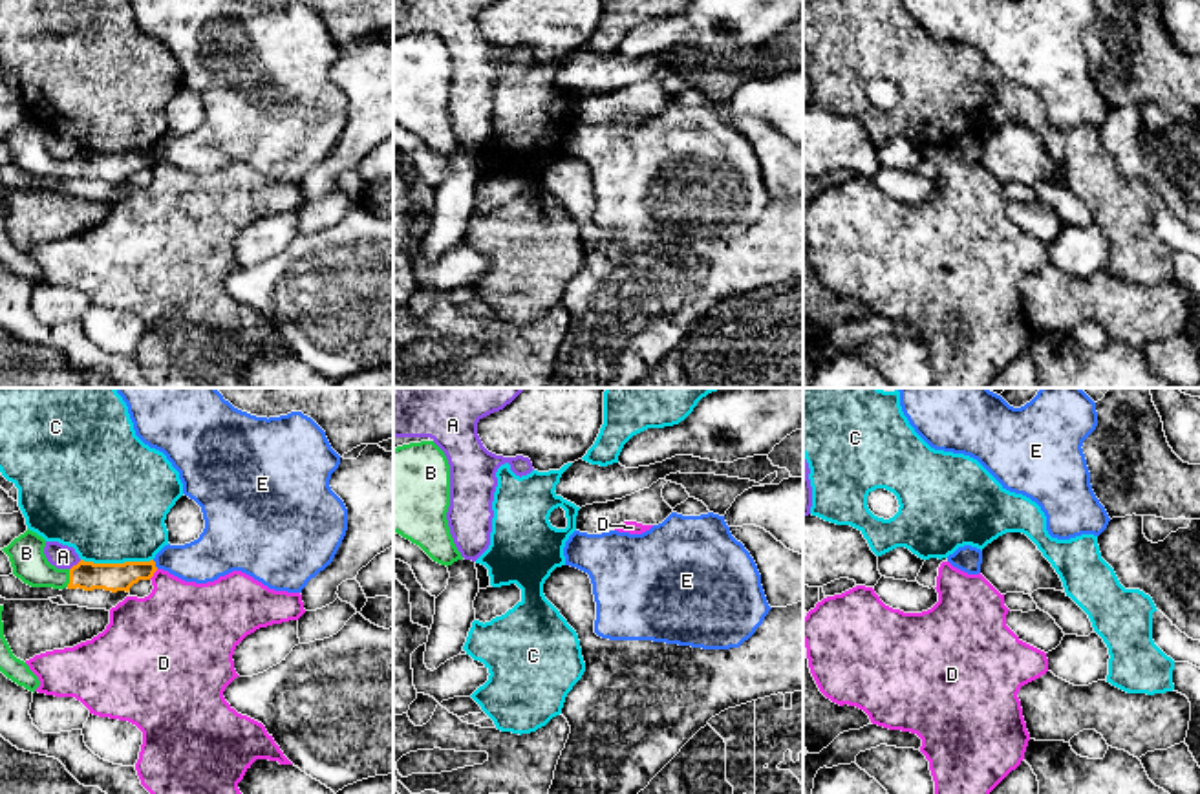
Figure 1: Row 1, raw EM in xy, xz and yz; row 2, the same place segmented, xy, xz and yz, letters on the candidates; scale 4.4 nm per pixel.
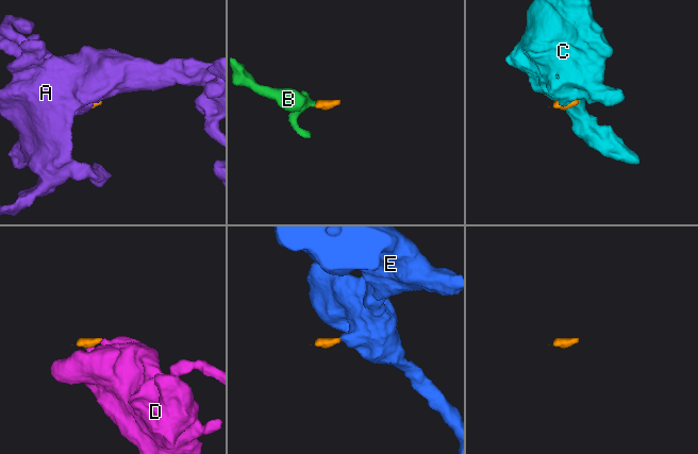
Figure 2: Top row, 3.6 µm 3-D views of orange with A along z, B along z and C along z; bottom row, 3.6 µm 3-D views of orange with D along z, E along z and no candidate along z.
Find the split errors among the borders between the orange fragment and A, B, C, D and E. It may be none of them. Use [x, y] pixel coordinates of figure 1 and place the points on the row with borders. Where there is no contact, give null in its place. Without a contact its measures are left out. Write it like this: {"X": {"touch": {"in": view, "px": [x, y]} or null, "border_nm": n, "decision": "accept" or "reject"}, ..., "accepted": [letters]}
{"A": {"touch": {"in": "xy", "px": [77, 564]}, "border_nm": 70, "decision": "reject"}, "B": {"touch": {"in": "xy", "px": [70, 579]}, "border_nm": 80, "decision": "accept"}, "C": {"touch": {"in": "xy", "px": [117, 564]}, "border_nm": 320, "decision": "reject"}, "D": {"touch": {"in": "xy", "px": [152, 575]}, "border_nm": 60, "decision": "reject"}, "E": {"touch": {"in": "xy", "px": [154, 564]}, "border_nm": 50, "decision": "reject"}, "accepted": ["B"]}

